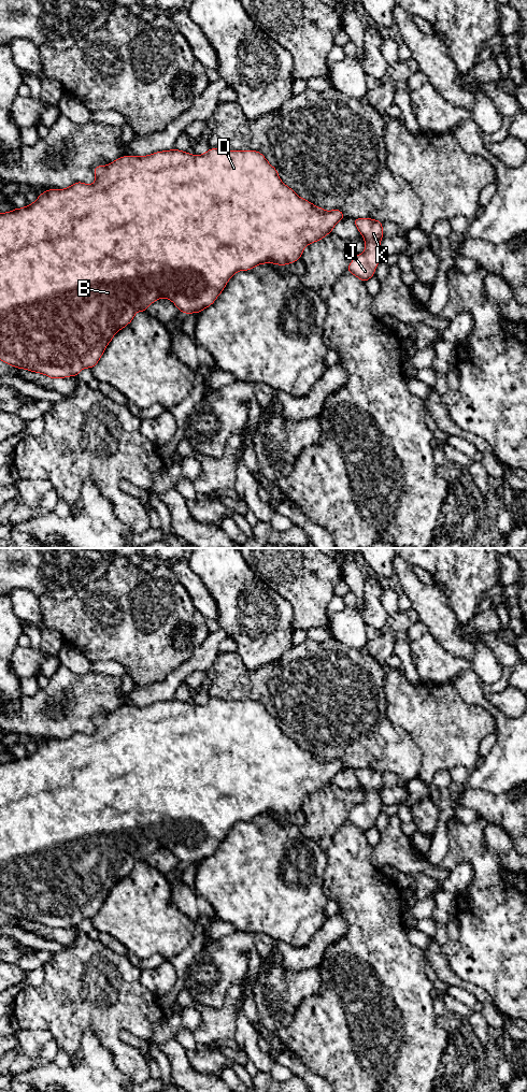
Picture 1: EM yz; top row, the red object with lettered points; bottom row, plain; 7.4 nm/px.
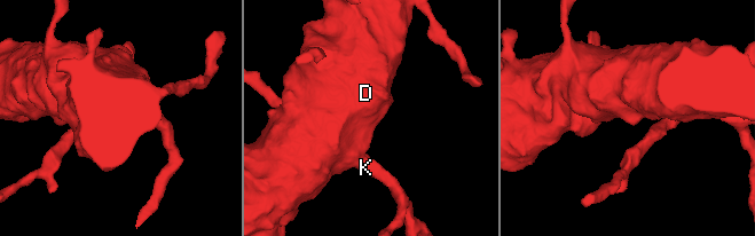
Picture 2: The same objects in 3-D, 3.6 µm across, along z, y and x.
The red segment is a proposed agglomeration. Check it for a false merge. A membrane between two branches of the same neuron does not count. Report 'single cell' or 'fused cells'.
single cell

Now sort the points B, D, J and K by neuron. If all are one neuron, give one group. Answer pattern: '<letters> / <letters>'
B D J K

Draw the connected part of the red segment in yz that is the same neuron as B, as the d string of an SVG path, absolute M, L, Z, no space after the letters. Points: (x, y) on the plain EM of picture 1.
M211 698L206 703L194 706L173 699L147 706L122 706L110 715L97 716L94 724L96 731L91 735L76 732L65 739L47 739L35 752L0 763L0 910L52 930L77 926L83 919L92 919L114 886L132 872L137 862L145 862L156 850L169 849L179 862L198 864L215 852L238 821L248 821L264 814L281 817L296 813L309 794L332 784L333 777L345 768L339 759L325 761L300 748L281 731L277 720L258 701Z

